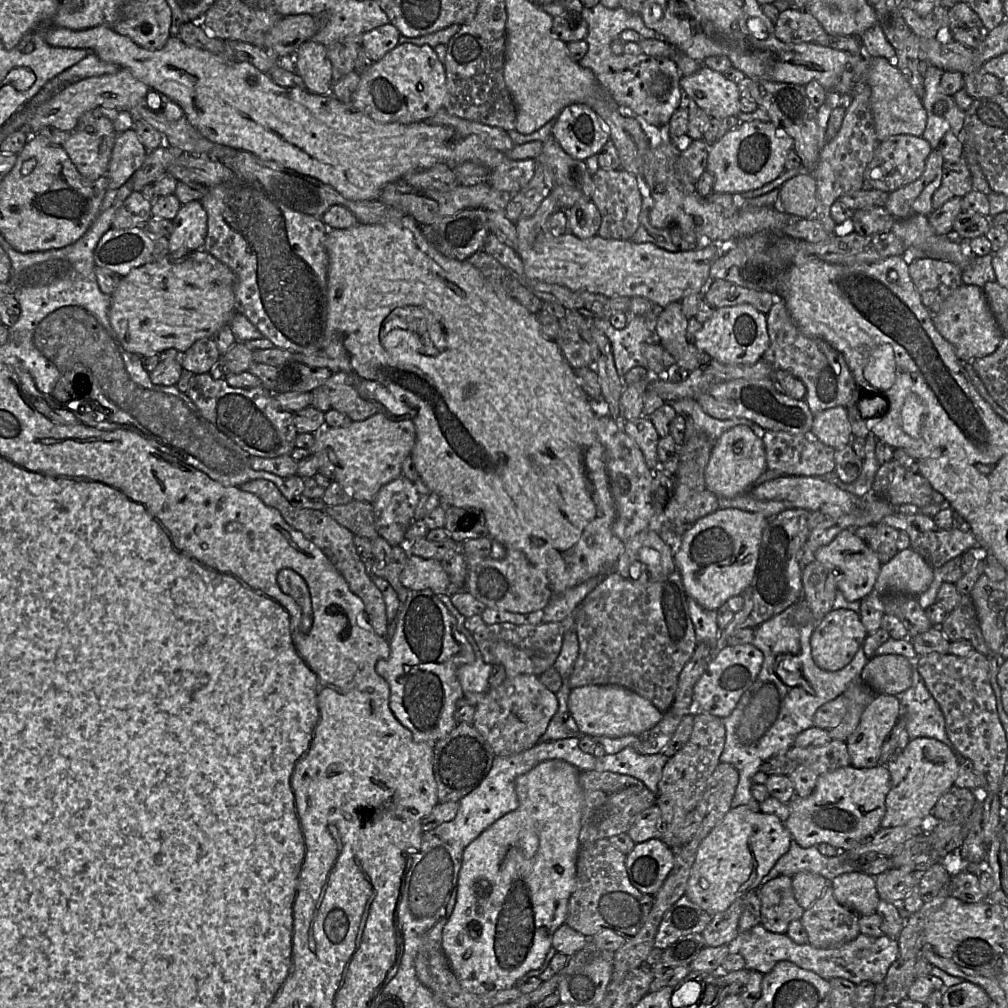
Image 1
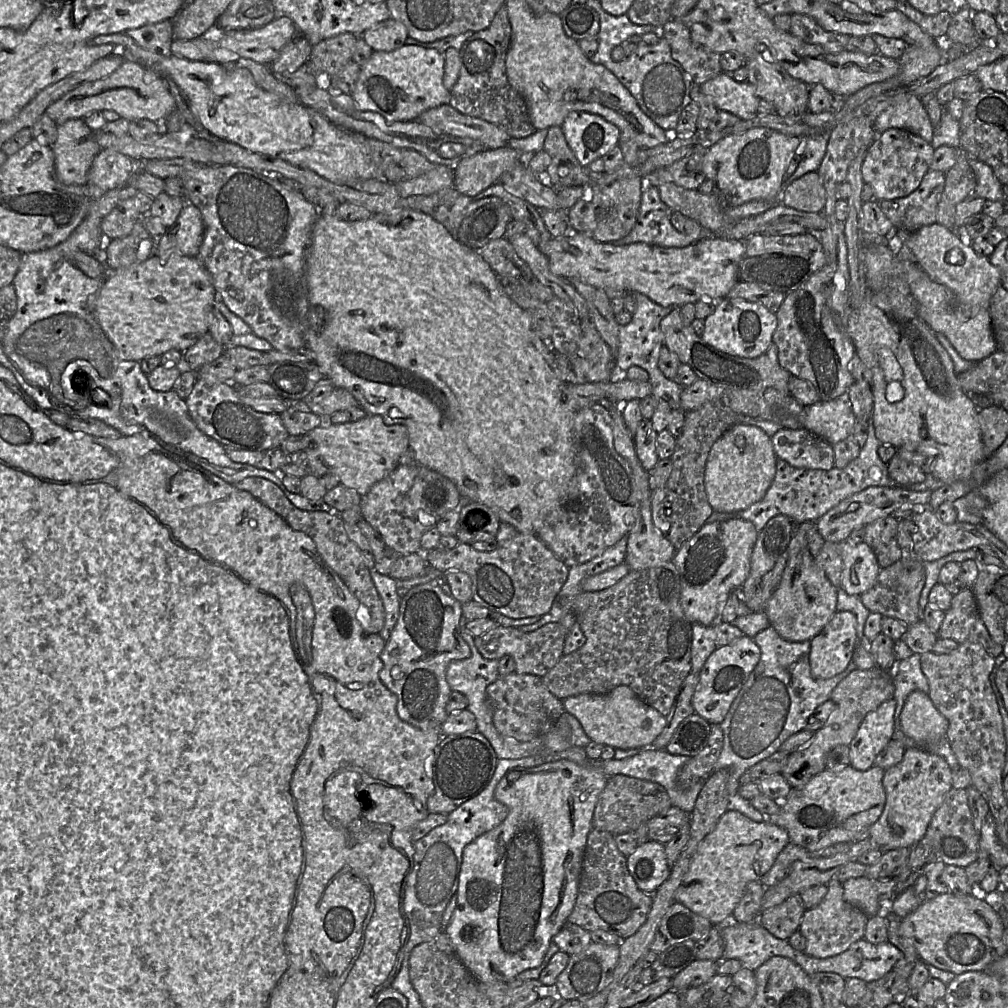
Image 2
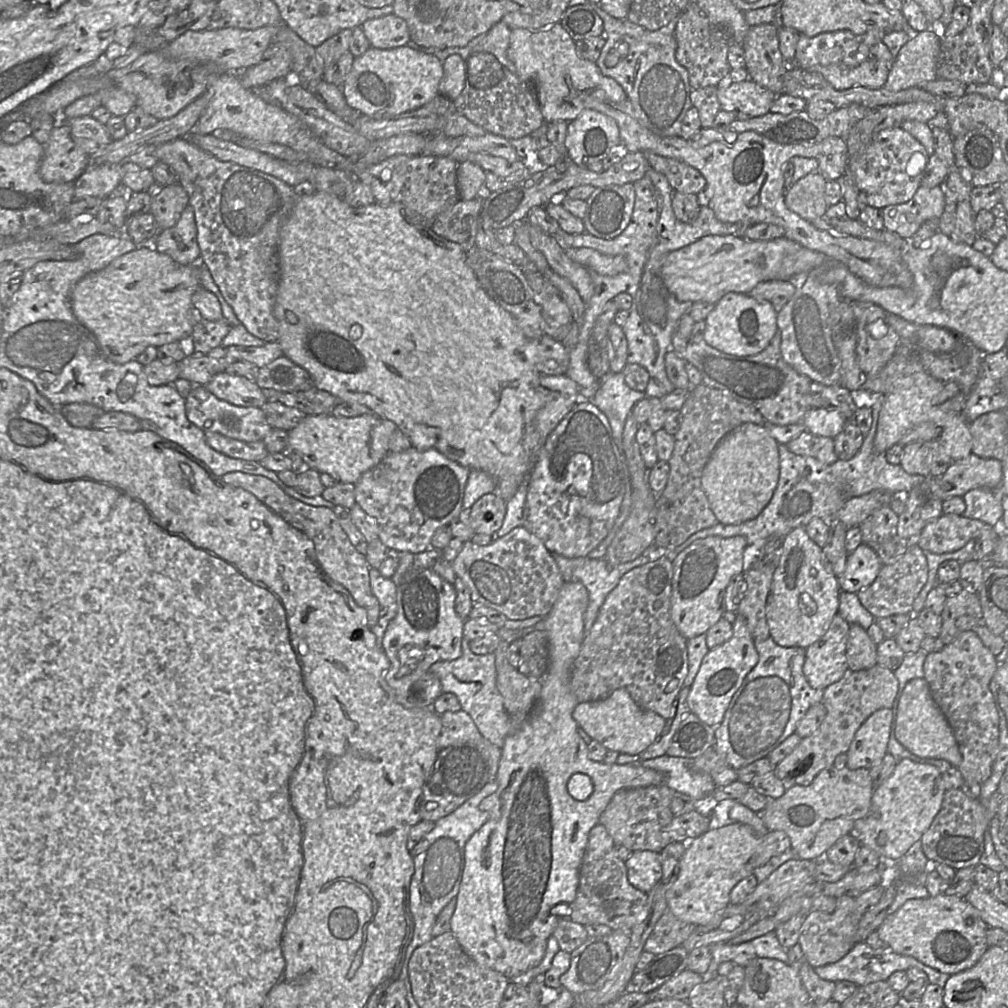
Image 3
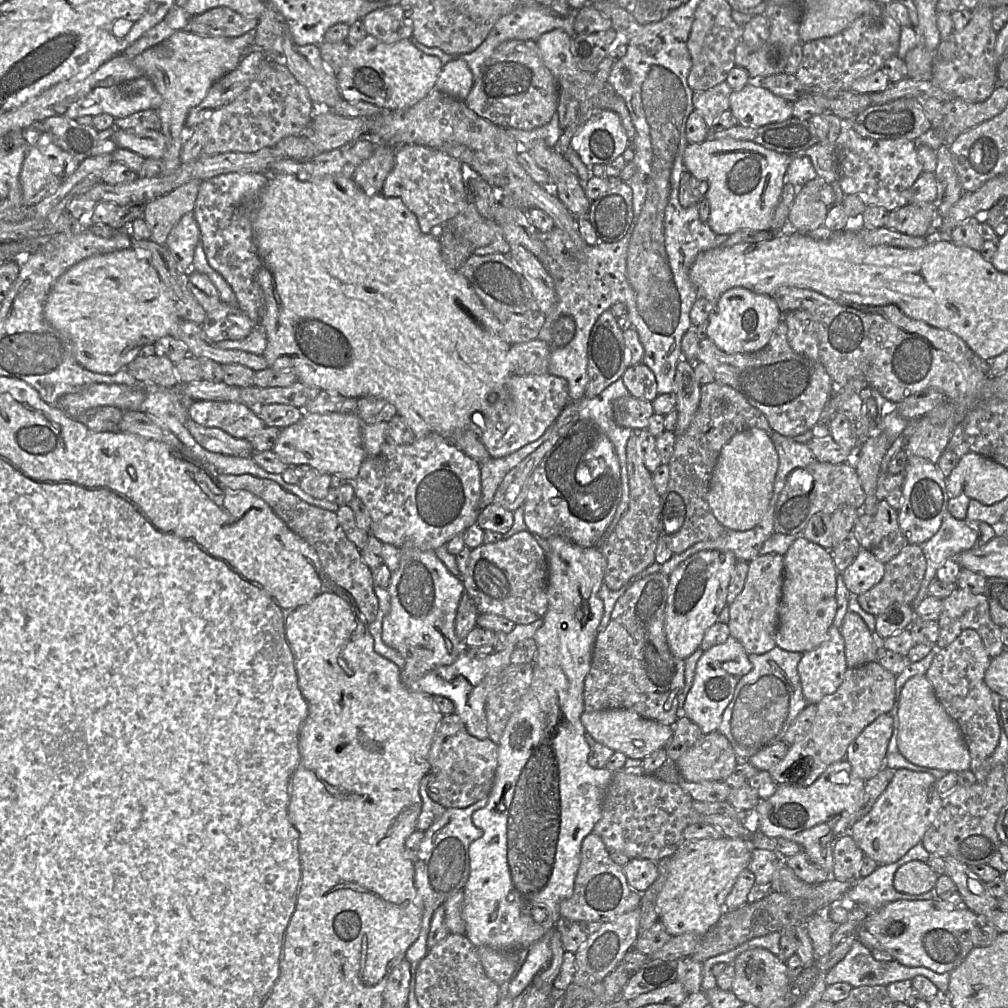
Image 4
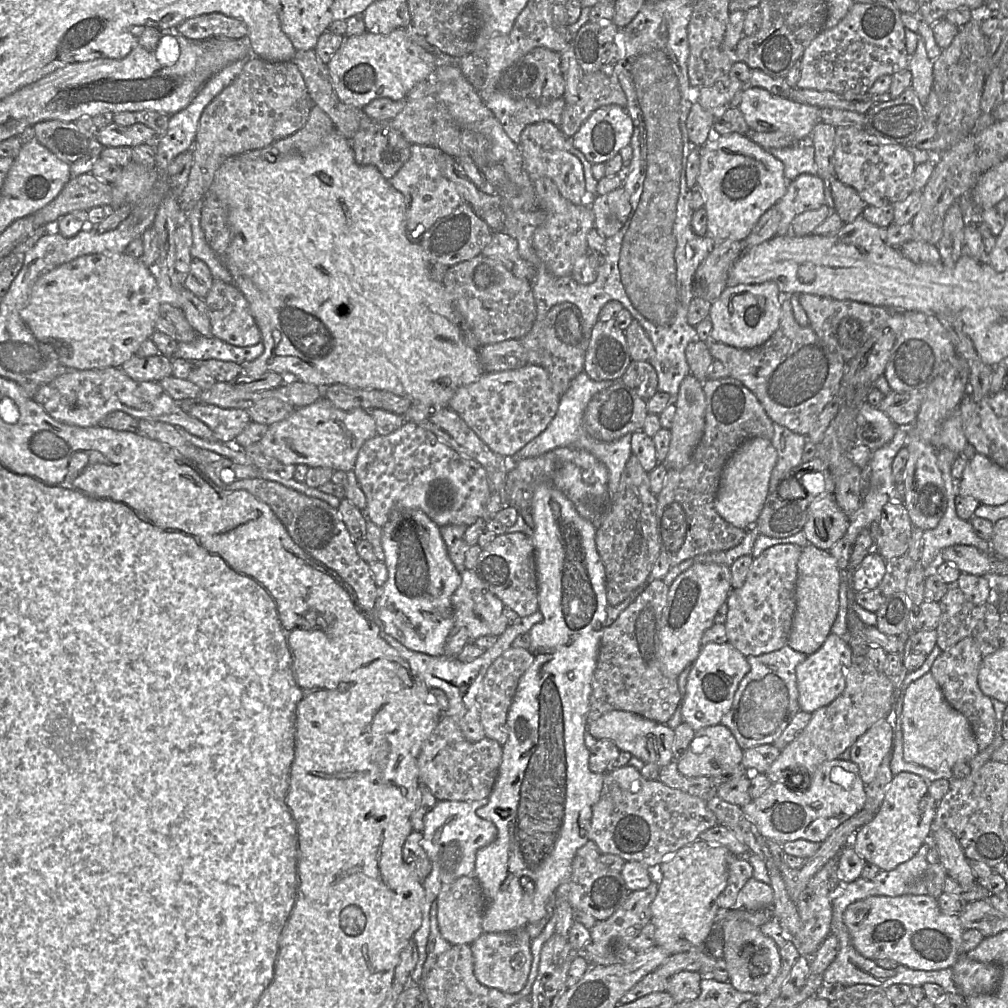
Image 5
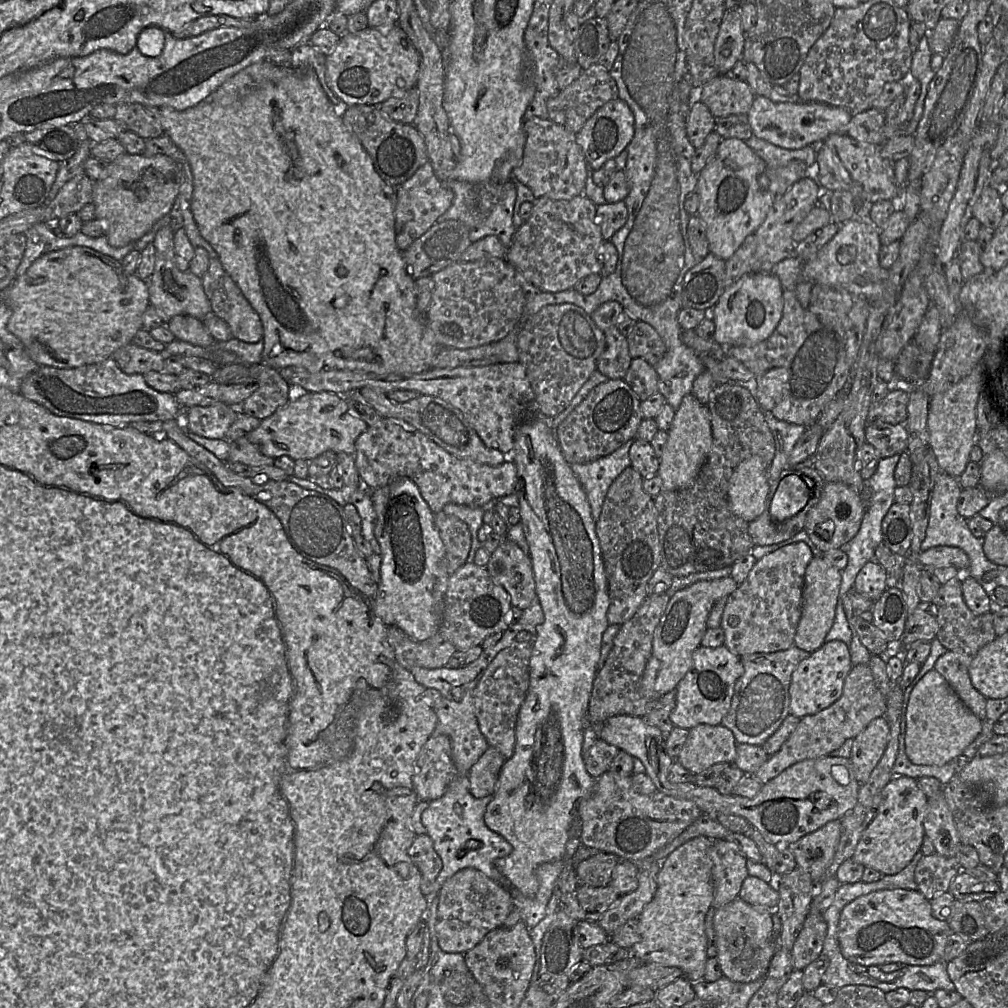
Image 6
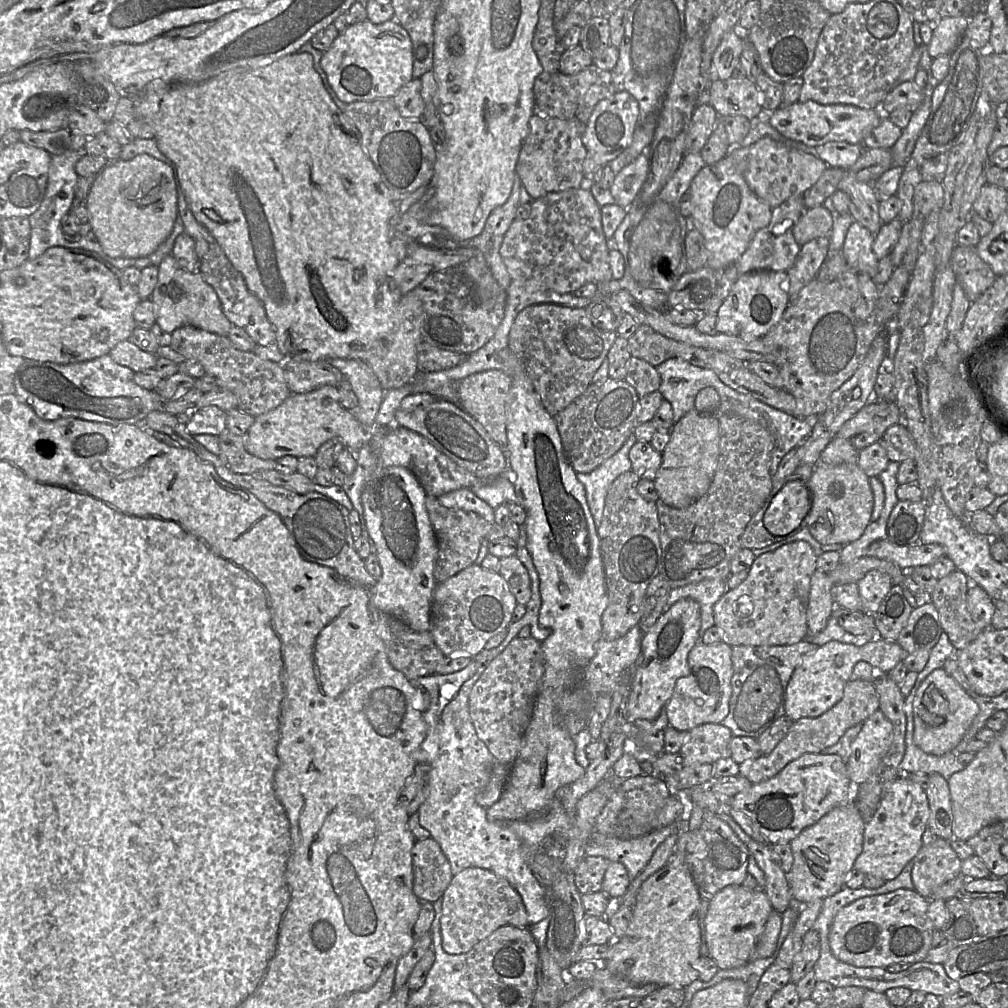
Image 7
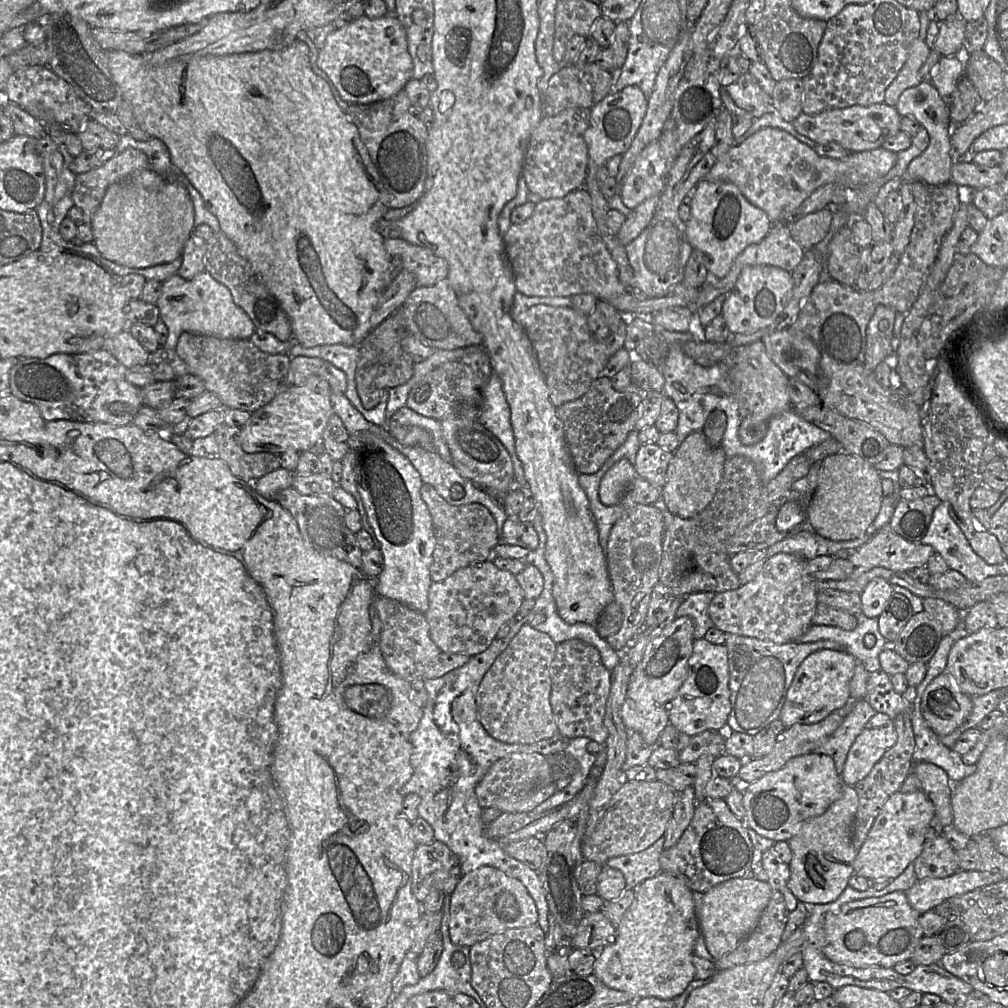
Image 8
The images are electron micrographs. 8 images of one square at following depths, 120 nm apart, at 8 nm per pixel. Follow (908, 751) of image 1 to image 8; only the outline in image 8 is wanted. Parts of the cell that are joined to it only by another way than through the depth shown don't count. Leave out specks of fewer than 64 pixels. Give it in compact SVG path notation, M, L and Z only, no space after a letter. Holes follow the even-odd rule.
M922 791L892 794L876 817L864 843L854 860L854 873L868 880L898 877L920 855L925 842L925 831L935 815L932 801Z

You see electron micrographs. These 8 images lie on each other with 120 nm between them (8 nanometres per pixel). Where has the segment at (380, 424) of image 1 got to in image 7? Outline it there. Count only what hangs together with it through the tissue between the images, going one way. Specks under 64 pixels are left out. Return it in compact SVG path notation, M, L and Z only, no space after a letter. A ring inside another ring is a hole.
M323 386L320 387L312 392L308 393L302 393L302 394L295 394L292 393L283 403L281 403L278 407L275 409L270 410L267 413L261 414L257 417L255 417L255 421L253 425L249 428L249 430L243 435L244 436L244 444L246 450L261 459L271 459L271 460L277 460L284 456L294 456L296 458L300 457L314 457L319 447L326 441L330 440L331 438L338 438L342 444L344 445L344 448L347 448L351 452L357 451L359 448L363 446L363 444L368 440L368 431L369 428L364 427L348 410L344 409L340 403L339 403L339 391L337 387L334 386Z

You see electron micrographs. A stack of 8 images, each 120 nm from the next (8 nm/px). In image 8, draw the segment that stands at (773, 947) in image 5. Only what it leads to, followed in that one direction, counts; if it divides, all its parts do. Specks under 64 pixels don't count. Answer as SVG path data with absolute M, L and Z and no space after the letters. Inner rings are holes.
M754 877L732 878L704 893L700 915L700 932L703 934L706 947L715 961L734 951L751 934L772 894L773 890L767 881L760 881Z

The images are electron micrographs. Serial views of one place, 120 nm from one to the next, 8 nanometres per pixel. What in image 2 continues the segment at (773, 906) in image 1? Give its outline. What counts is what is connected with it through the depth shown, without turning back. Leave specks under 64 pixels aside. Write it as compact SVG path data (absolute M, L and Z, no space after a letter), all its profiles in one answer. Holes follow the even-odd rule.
M796 894L777 906L761 911L758 922L775 937L788 940L799 930L805 910L801 896Z

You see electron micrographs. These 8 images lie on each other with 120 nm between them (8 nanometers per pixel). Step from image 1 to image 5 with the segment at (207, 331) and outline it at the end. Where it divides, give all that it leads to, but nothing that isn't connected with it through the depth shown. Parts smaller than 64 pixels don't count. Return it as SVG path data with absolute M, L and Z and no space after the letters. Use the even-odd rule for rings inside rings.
M102 252L80 256L41 275L20 315L36 339L53 346L63 366L120 368L156 331L161 306L154 269L124 252Z

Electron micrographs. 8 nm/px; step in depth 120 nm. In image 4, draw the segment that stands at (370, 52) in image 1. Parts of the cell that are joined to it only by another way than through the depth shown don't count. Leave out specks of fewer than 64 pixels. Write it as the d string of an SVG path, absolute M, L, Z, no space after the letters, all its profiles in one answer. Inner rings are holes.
M400 5L375 10L362 20L368 35L384 43L412 38L412 20Z

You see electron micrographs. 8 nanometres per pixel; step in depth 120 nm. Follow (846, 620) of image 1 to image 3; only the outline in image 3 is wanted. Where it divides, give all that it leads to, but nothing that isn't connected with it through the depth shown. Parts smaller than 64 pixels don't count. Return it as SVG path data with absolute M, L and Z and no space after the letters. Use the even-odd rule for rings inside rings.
M836 614L827 632L805 648L803 673L811 687L825 689L849 669L846 650L850 625Z

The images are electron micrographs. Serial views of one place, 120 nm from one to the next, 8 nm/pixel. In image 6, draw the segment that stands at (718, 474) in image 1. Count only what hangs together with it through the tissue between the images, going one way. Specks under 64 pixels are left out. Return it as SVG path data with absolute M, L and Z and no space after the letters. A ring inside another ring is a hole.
M751 456L735 468L729 479L729 507L749 523L763 512L768 492L767 465L761 457Z

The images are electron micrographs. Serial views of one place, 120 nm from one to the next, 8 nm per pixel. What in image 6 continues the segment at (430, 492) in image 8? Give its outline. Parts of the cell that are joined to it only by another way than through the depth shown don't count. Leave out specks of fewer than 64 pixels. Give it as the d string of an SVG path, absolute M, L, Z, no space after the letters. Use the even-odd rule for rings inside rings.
M443 510L434 514L434 522L445 547L446 569L451 575L467 561L472 542L471 533L464 521L456 516L445 514Z

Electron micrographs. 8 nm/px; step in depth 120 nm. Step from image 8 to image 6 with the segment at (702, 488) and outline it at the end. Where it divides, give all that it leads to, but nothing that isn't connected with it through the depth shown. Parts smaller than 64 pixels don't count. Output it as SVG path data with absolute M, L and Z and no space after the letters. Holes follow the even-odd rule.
M693 393L685 395L668 430L668 440L660 457L657 474L662 480L662 490L678 490L690 487L706 462L712 447L711 414L707 405L698 401Z

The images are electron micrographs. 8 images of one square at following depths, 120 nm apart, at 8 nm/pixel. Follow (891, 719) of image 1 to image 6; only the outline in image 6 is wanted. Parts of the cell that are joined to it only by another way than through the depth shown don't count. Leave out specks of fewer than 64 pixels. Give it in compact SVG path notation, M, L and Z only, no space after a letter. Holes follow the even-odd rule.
M884 716L873 719L854 739L851 763L858 782L866 784L888 746L890 726Z

